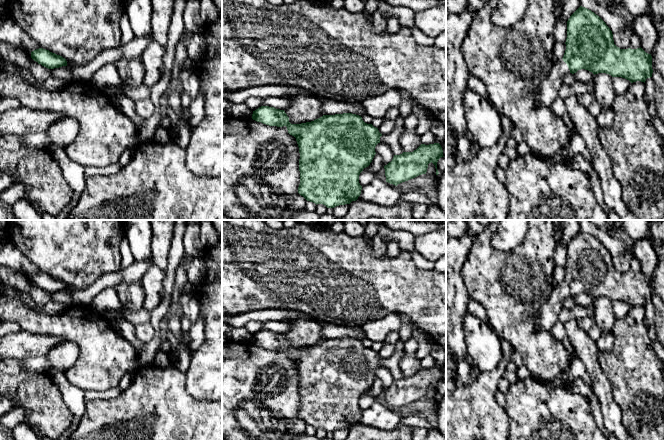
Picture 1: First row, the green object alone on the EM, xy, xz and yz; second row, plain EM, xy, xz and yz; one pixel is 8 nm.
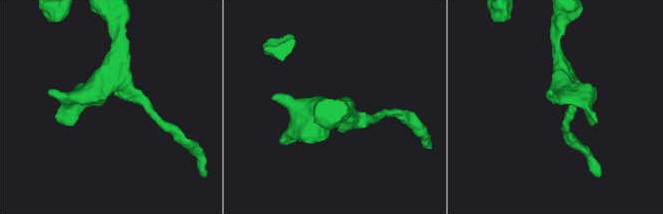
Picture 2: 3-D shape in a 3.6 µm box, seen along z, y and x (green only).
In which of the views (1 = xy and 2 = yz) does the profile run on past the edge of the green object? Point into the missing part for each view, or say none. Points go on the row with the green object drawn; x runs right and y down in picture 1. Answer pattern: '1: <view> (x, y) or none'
1: none
2: yz (549, 90)

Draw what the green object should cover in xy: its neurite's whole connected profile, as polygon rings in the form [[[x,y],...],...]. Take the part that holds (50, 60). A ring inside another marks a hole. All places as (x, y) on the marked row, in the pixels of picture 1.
[[[39,48],[32,51],[31,58],[38,64],[41,64],[42,66],[48,69],[67,66],[67,61],[65,58],[43,48]]]

